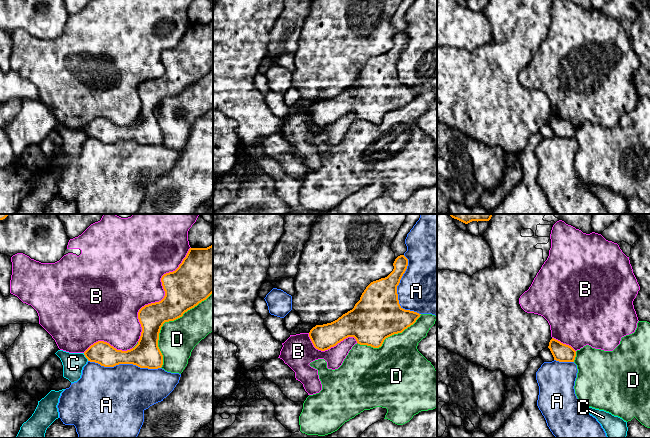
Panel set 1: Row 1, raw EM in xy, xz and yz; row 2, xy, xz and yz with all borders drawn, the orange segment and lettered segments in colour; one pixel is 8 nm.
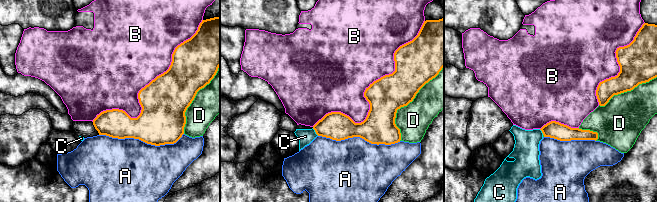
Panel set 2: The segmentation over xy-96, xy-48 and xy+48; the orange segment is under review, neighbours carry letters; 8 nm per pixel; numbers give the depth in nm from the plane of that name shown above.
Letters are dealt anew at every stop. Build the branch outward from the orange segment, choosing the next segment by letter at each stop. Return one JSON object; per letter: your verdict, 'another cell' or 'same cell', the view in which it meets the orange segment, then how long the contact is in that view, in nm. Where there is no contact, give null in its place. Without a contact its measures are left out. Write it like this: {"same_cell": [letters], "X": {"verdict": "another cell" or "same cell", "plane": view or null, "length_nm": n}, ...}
{"same_cell": [], "A": {"verdict": "another cell", "plane": "xy", "length_nm": 600}, "B": {"verdict": "another cell", "plane": "xy", "length_nm": 850}, "C": {"verdict": "another cell", "plane": "xy", "length_nm": 80}, "D": {"verdict": "another cell", "plane": "xy", "length_nm": 750}}

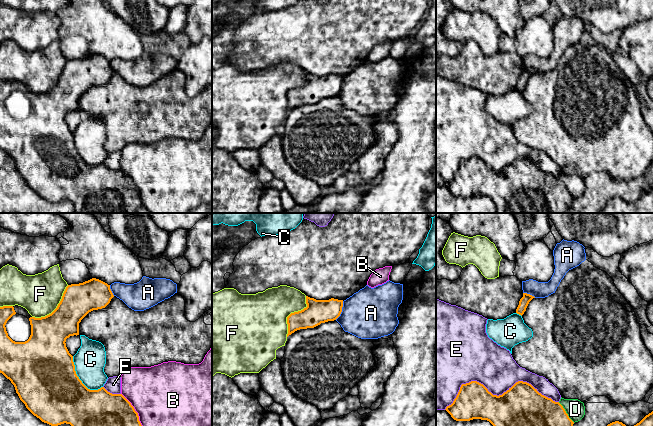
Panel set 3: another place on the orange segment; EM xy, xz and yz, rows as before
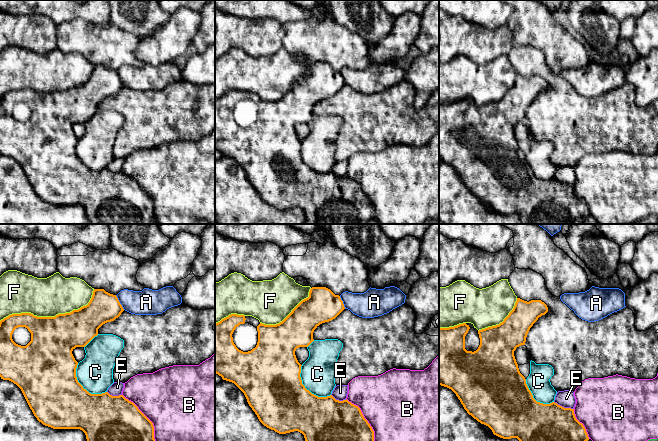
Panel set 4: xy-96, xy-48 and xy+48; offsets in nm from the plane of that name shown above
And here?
{"same_cell": [], "A": {"verdict": "another cell", "plane": "xz", "length_nm": 170}, "B": {"verdict": "another cell", "plane": "xy", "length_nm": 320}, "C": {"verdict": "another cell", "plane": "xy", "length_nm": 360}, "D": {"verdict": "another cell", "plane": "yz", "length_nm": 220}, "E": {"verdict": "another cell", "plane": "yz", "length_nm": 900}, "F": {"verdict": "another cell", "plane": "xz", "length_nm": 360}}

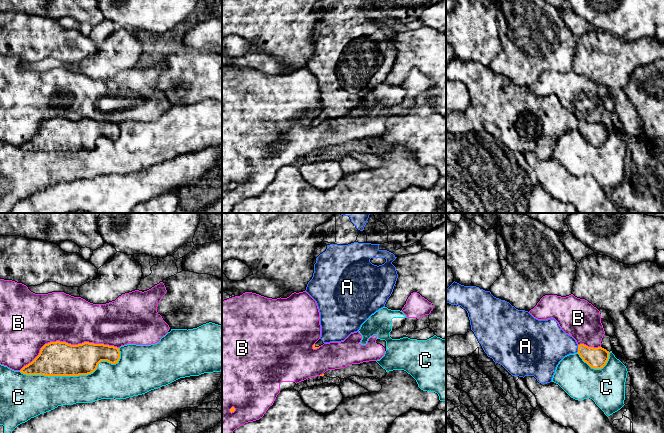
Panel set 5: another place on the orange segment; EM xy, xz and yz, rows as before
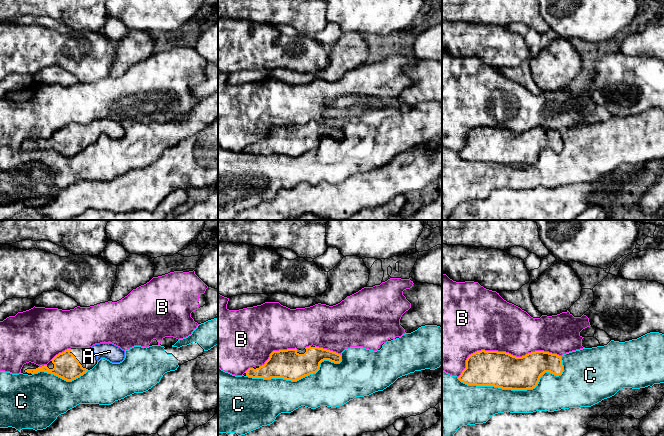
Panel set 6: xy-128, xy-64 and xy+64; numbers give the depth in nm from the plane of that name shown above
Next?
{"same_cell": ["A"], "A": {"verdict": "same cell", "plane": "yz", "length_nm": 70}, "B": {"verdict": "another cell", "plane": "xy", "length_nm": 800}, "C": {"verdict": "another cell", "plane": "xy", "length_nm": 850}}

